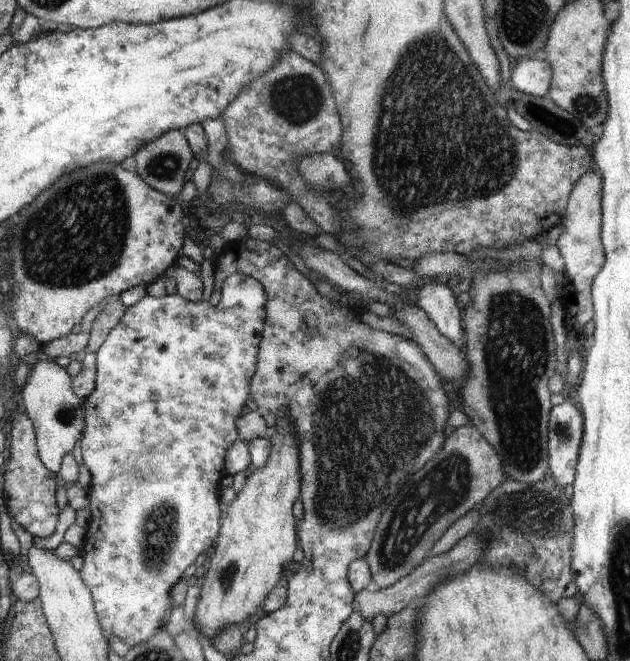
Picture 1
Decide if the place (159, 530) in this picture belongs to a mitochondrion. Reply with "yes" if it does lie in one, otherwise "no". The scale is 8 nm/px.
yes

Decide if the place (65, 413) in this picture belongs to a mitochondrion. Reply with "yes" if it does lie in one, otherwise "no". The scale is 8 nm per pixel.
yes

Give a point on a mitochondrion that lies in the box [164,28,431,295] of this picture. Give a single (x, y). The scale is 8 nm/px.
(295, 111)

